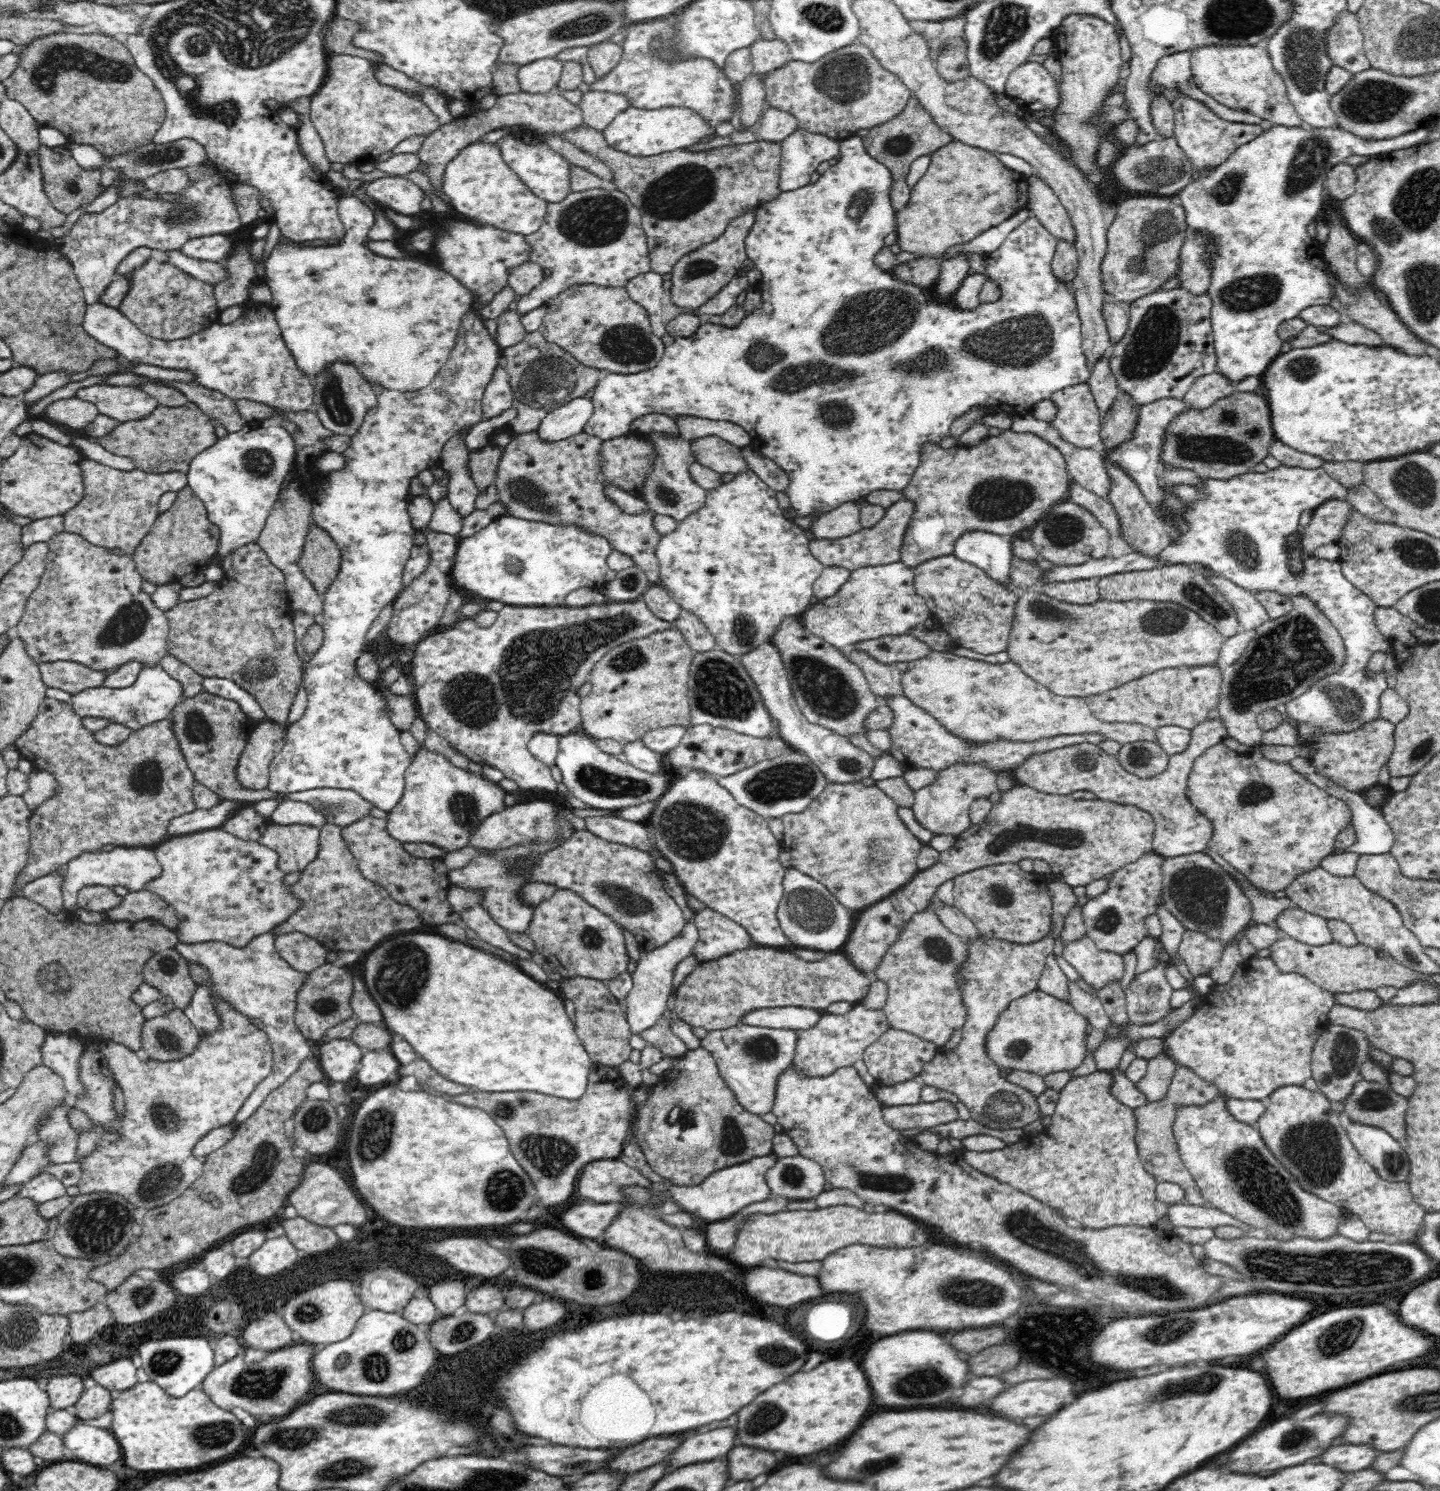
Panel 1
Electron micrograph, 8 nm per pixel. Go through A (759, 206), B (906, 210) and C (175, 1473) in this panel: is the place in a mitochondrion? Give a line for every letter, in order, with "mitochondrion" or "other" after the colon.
A: other
B: other
C: other

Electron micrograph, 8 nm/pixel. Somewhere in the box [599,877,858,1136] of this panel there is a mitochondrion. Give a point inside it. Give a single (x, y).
(812, 911)

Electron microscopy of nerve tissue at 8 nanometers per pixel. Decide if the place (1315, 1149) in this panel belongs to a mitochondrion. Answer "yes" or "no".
yes

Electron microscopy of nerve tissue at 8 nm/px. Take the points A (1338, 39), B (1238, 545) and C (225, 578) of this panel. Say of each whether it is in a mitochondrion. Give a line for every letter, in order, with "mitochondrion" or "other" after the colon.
A: mitochondrion
B: mitochondrion
C: other

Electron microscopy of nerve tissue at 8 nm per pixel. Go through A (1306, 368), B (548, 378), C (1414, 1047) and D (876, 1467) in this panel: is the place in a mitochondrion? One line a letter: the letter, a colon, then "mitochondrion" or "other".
A: mitochondrion
B: mitochondrion
C: other
D: mitochondrion

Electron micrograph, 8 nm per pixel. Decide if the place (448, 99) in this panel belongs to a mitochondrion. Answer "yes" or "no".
no

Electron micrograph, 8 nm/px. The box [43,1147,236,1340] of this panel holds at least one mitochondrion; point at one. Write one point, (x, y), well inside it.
(101, 1223)

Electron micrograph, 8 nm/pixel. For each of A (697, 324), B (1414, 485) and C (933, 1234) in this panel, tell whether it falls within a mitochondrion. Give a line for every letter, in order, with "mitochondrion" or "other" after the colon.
A: other
B: mitochondrion
C: other

